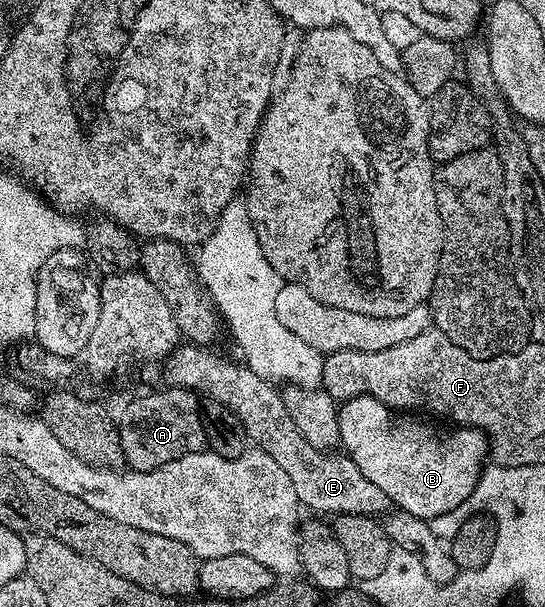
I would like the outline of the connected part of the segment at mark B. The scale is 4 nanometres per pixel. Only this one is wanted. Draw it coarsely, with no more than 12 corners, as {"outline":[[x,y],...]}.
{"outline":[[379,399],[340,402],[340,448],[400,512],[472,497],[489,439]]}

